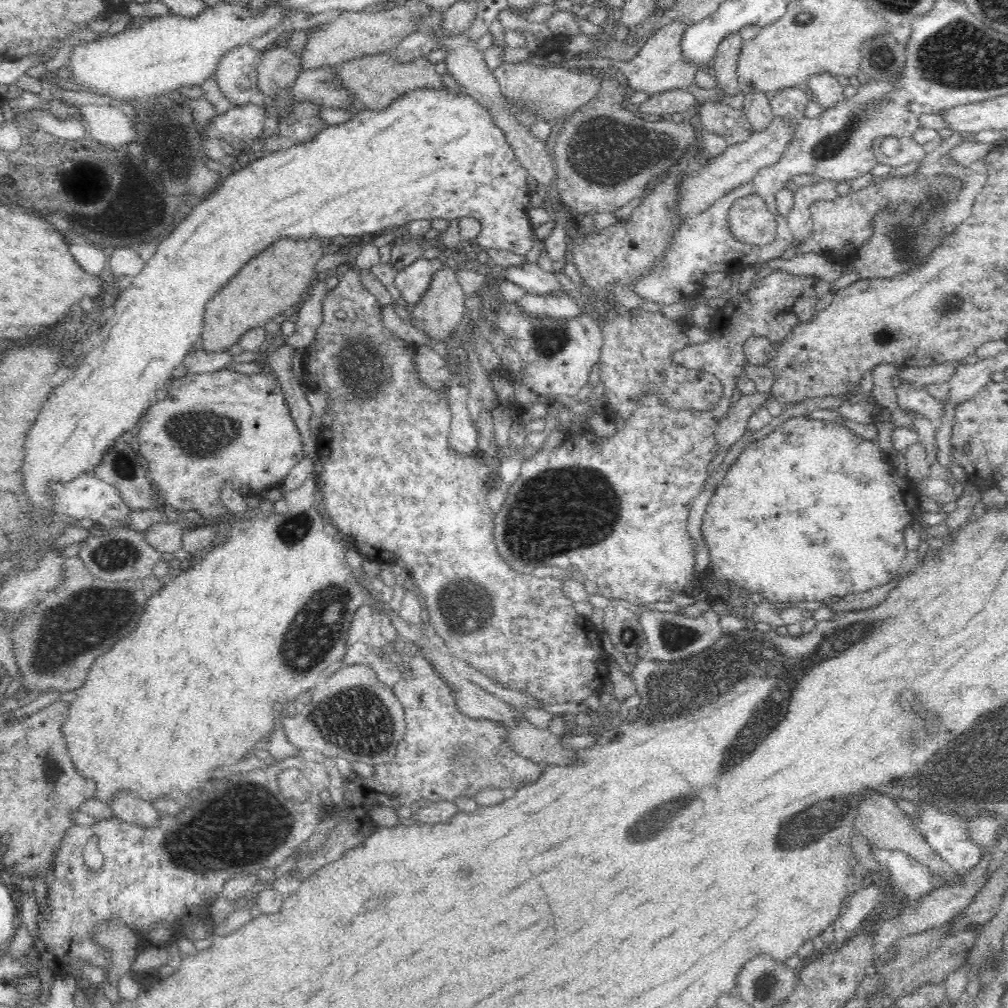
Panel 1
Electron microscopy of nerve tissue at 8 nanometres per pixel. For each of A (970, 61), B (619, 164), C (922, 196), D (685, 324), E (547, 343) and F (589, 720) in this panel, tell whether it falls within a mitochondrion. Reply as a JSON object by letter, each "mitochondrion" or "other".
{"A":"mitochondrion","B":"mitochondrion","C":"mitochondrion","D":"other","E":"mitochondrion","F":"other"}

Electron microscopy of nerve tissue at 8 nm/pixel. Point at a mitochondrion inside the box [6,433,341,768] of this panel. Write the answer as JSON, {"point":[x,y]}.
{"point":[71,626]}

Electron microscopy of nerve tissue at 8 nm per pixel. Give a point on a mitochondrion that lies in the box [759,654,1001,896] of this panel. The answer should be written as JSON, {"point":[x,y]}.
{"point":[796,830]}

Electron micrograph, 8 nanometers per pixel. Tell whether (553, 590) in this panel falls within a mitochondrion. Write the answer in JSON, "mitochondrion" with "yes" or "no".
{"mitochondrion":"no"}

